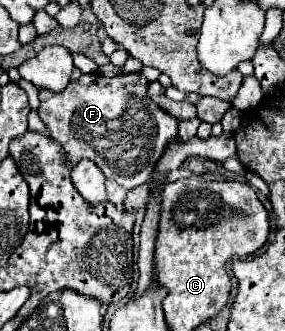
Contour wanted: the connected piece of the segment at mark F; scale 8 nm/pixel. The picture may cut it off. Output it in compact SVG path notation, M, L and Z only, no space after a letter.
M98 72L84 74L80 80L72 80L64 92L40 90L38 112L48 128L48 136L60 142L68 154L70 166L88 158L108 180L132 190L150 180L166 144L178 134L178 120L150 102L146 94L148 84L146 76L138 72L114 78L98 78Z

